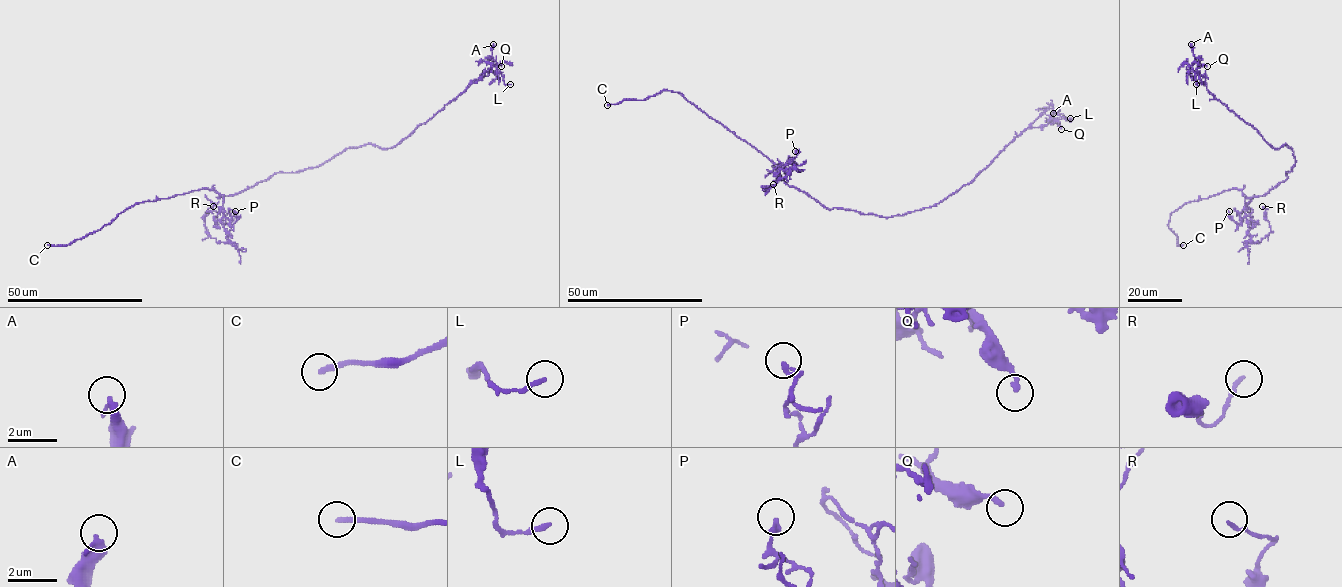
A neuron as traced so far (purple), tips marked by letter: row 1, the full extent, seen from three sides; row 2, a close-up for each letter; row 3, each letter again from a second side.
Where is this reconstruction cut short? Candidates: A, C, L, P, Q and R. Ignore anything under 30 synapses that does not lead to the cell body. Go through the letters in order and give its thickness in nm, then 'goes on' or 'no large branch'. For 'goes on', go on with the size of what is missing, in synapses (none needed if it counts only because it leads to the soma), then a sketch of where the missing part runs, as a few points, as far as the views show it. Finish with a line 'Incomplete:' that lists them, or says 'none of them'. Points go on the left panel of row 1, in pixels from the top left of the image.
A: calibre 380 nm; no large branch
C: calibre 220 nm; goes on; course (47, 245), (18, 256)
L: calibre 190 nm; no large branch
P: calibre 200 nm; no large branch
Q: calibre 190 nm; no large branch
R: calibre 140 nm; no large branch
Incomplete: C

